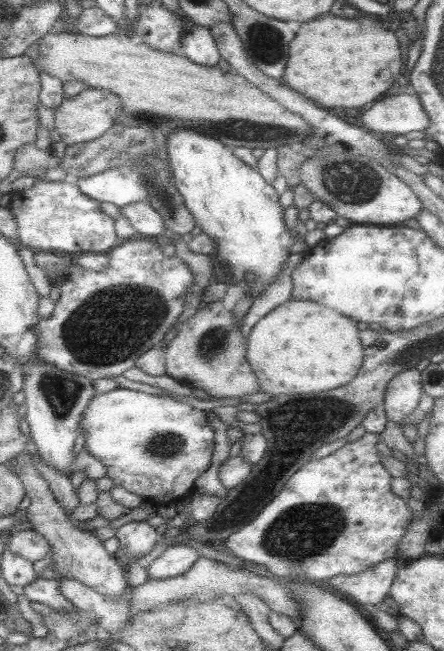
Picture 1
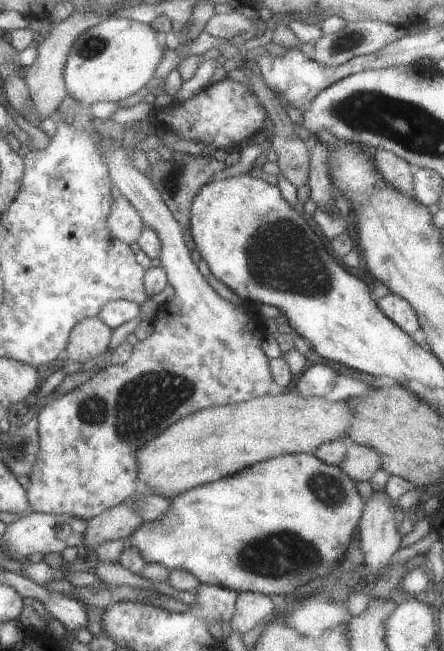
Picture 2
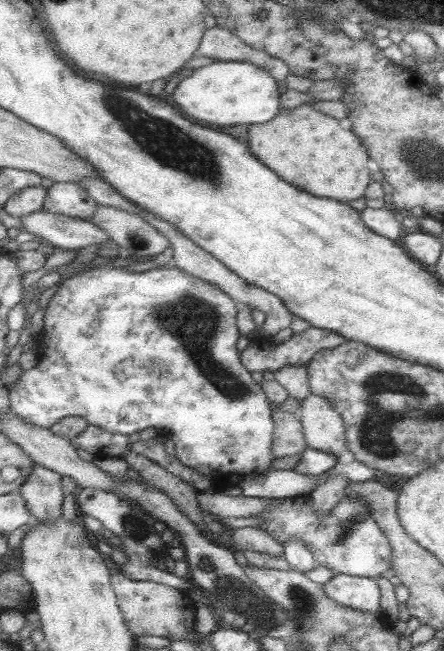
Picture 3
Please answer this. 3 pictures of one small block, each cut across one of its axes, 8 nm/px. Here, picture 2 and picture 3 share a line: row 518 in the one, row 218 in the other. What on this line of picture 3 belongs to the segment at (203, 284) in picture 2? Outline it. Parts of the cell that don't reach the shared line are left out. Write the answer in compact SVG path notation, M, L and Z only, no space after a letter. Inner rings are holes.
M54 182L46 189L42 208L53 214L90 221L96 202L85 190L72 182Z

